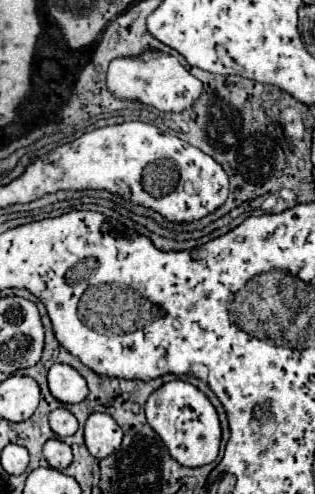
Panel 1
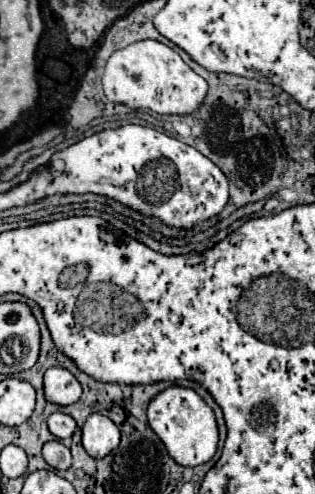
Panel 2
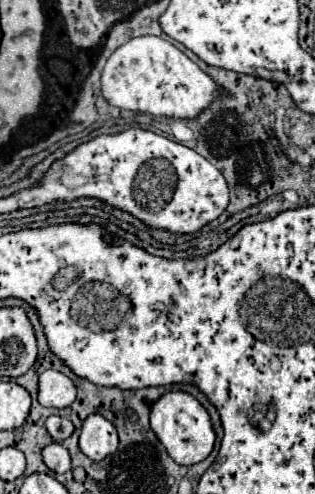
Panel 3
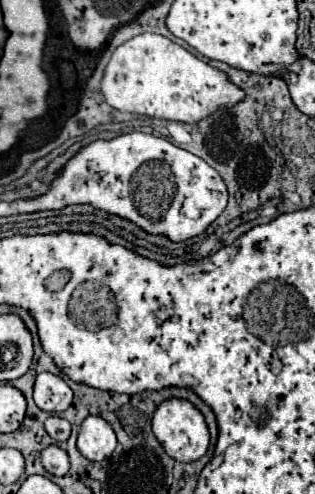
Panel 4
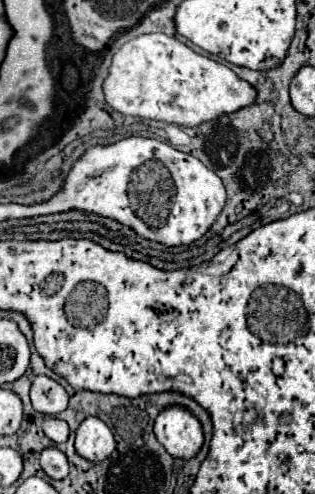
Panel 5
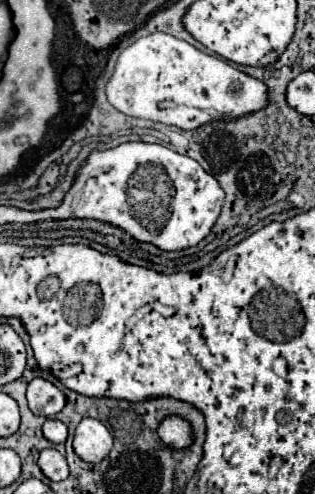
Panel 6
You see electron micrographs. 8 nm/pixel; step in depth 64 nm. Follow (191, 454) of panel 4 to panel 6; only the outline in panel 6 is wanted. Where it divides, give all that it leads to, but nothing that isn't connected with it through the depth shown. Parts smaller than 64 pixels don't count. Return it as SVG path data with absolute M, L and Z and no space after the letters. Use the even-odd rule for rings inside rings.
M166 416L160 422L158 436L170 448L188 448L188 444L192 444L192 428L188 428L184 420L176 420L176 416Z

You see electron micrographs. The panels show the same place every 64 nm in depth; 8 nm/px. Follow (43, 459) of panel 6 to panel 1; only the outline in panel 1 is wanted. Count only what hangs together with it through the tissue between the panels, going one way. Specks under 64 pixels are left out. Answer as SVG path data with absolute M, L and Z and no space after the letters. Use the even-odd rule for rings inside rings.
M52 438L44 444L44 458L52 468L64 470L72 462L72 448L64 440Z

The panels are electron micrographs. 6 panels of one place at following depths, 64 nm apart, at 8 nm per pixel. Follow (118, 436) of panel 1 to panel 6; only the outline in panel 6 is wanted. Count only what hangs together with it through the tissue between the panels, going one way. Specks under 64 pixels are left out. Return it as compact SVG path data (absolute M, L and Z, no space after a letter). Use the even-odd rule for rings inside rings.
M84 418L78 424L74 434L74 452L82 460L90 464L98 464L110 454L112 444L114 444L114 438L100 420Z

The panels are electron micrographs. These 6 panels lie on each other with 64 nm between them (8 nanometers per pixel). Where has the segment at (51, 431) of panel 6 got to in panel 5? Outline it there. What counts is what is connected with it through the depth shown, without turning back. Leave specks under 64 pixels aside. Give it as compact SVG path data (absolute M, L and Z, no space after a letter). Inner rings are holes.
M48 416L46 422L44 422L44 434L56 442L56 444L62 444L68 440L68 434L70 434L70 428L64 420L60 418L54 418L54 416Z

